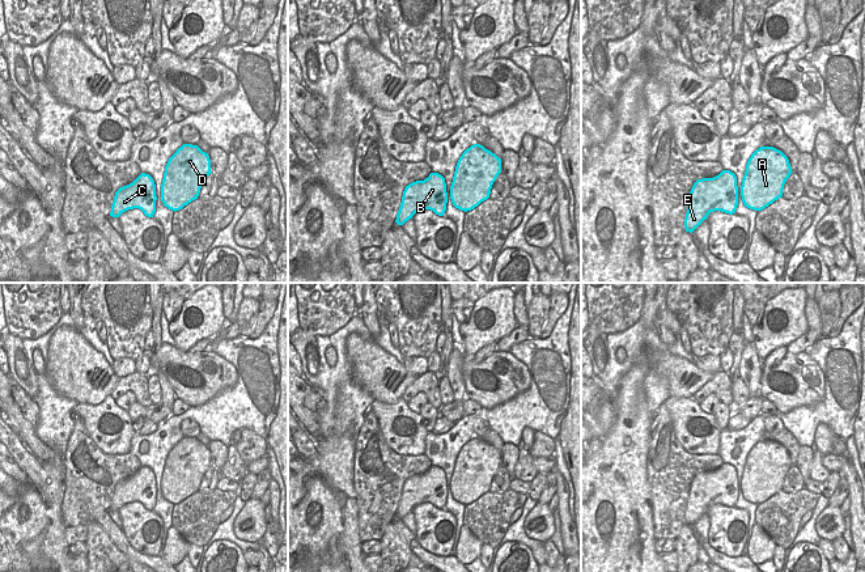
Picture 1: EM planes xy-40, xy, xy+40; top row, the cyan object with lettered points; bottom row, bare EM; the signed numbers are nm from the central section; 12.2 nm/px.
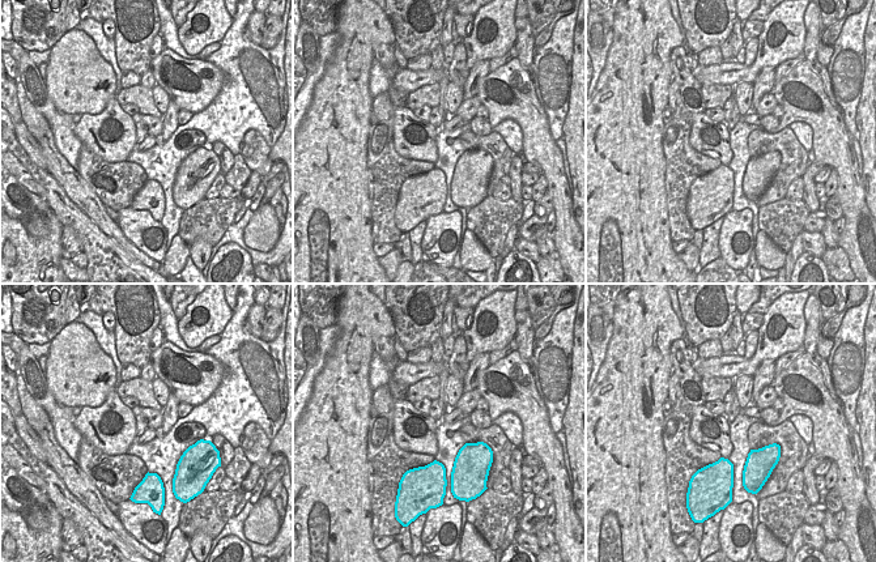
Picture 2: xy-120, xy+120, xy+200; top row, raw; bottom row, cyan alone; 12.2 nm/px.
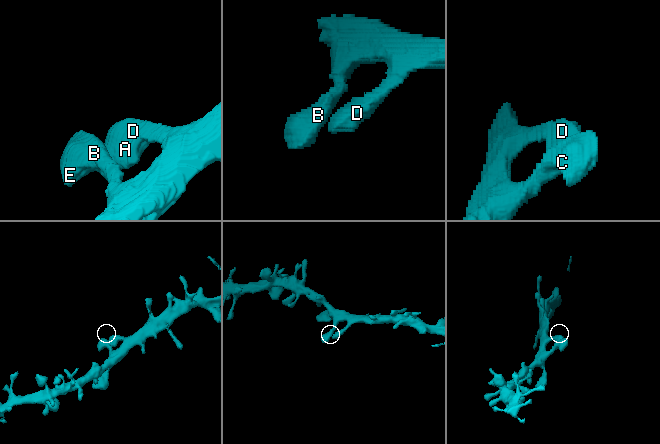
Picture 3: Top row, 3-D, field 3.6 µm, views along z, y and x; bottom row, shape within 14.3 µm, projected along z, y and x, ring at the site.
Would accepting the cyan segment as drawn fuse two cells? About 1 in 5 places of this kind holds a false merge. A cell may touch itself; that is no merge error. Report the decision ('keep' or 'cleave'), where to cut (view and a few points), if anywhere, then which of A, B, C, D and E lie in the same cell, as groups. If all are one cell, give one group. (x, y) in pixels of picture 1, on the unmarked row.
keep | no cut | A B C D E

